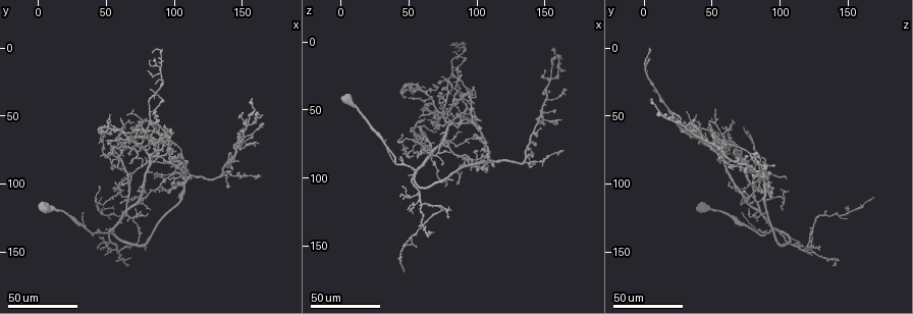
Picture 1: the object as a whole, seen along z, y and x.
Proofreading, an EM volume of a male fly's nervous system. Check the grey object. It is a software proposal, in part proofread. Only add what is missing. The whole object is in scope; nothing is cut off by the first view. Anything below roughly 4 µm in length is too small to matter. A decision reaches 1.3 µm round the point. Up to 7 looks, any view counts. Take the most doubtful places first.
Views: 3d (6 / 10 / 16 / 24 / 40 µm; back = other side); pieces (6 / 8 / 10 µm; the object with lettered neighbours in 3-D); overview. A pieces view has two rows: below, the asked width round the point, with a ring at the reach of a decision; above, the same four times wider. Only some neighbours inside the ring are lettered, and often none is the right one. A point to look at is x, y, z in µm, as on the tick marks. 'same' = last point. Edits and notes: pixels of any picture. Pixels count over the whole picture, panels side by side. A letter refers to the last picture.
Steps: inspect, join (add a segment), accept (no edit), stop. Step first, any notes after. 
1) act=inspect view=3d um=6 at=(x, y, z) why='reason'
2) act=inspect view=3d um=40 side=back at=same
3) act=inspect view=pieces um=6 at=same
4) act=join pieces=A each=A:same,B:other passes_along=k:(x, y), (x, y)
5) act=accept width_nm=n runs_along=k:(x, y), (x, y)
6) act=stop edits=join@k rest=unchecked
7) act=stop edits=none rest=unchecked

act=inspect view=3d um=40 at=(84, 118, 100) why='long arm stops here'

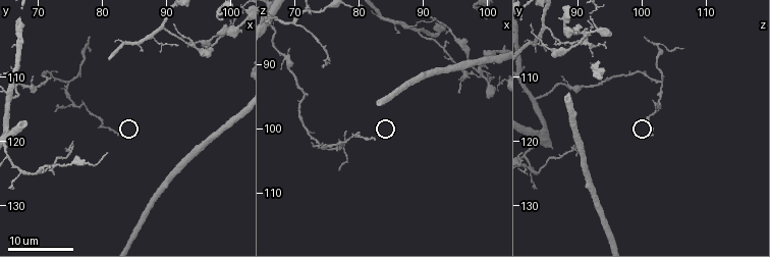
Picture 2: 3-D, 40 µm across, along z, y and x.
act=inspect view=pieces um=10 at=(82.5, 119.0, 101.5)

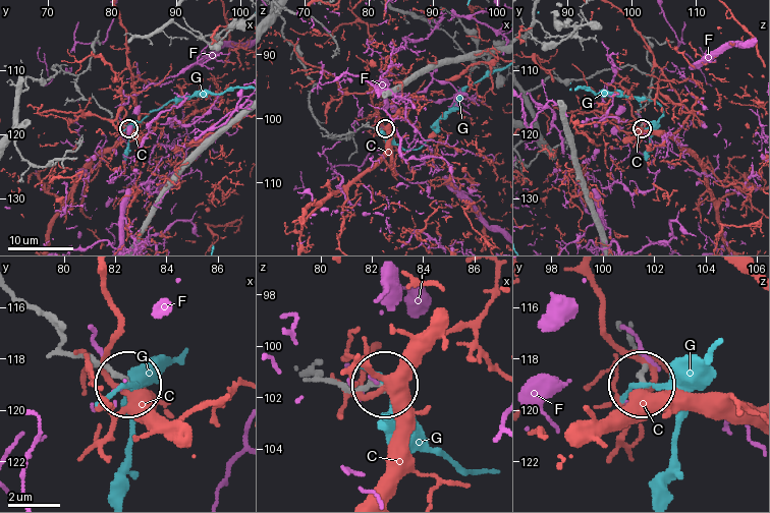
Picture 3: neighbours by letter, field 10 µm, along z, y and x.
act=accept each=C:other,F:other,G:other runs_along=3:(17, 296), (70, 349), (127, 380) found='no lettered segment goes on from it'

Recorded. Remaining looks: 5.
act=inspect view=3d um=24 at=(158, 38, 4) why='free end'

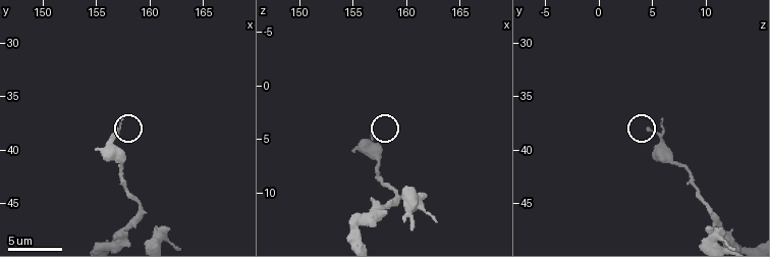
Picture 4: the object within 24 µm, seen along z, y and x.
act=inspect view=pieces um=8 at=(156.8, 38.2, 4.6) why='what lies round it'

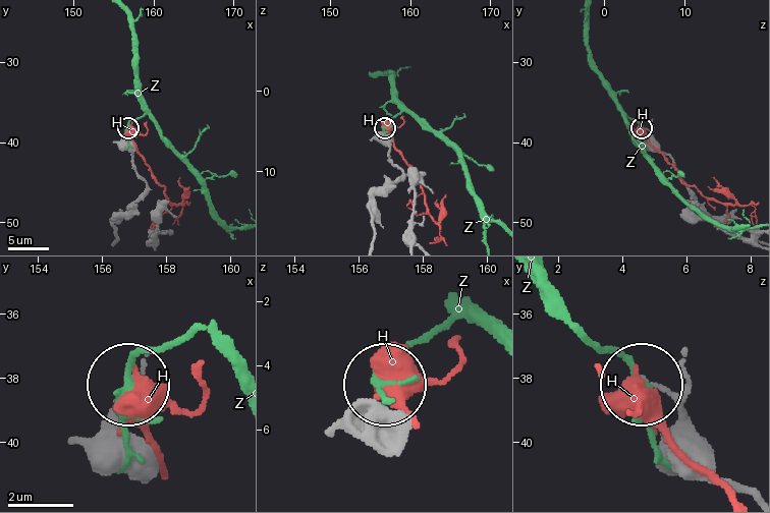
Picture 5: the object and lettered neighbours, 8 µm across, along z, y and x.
act=accept each=H:other,Z:other found='no lettered segment goes on from it'

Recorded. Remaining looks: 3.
act=inspect view=3d um=40 at=(88, 34, 10) why='end of a long branch'

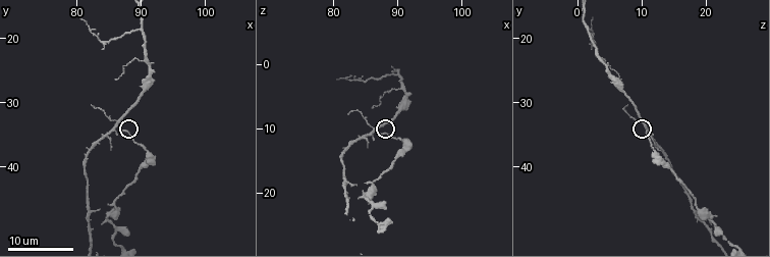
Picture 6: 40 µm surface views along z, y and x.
act=inspect view=pieces um=10 at=(87.5, 34.5, 11.0) why='see the neighbours'

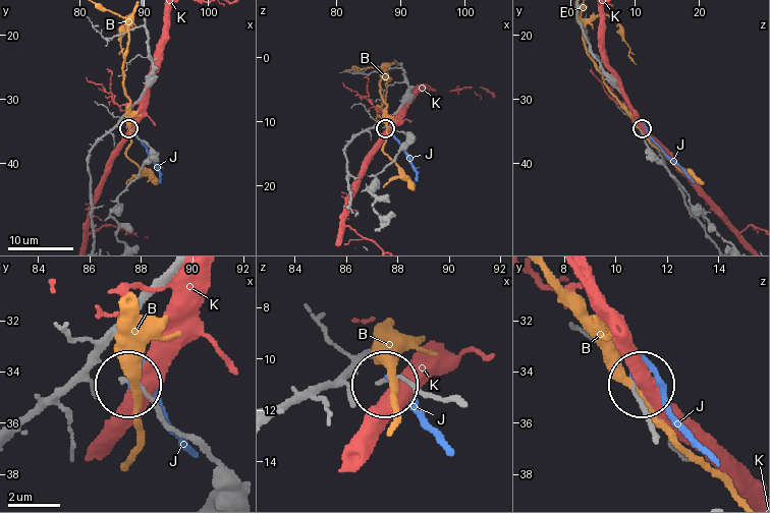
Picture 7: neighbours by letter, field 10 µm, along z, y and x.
act=accept each=B:other,J:other,K:other found='no lettered segment goes on from it'

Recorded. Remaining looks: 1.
act=stop edits=none rest=unchecked

